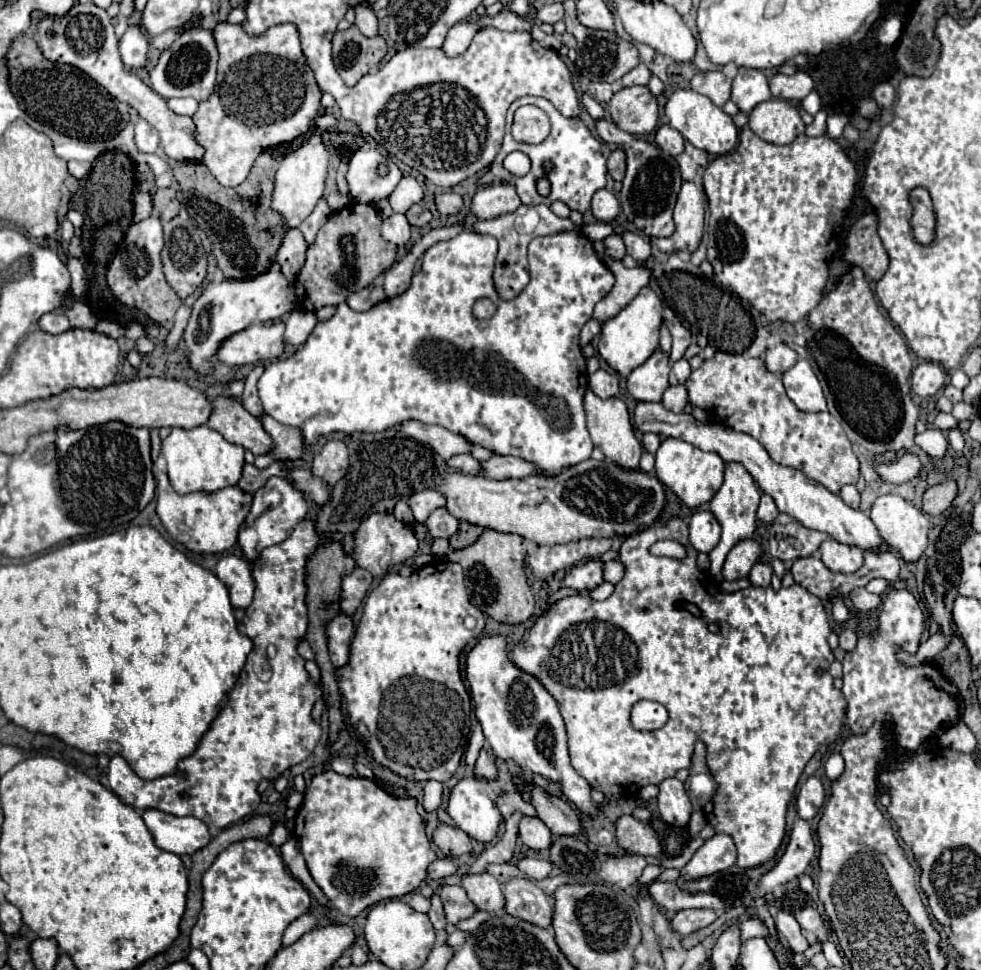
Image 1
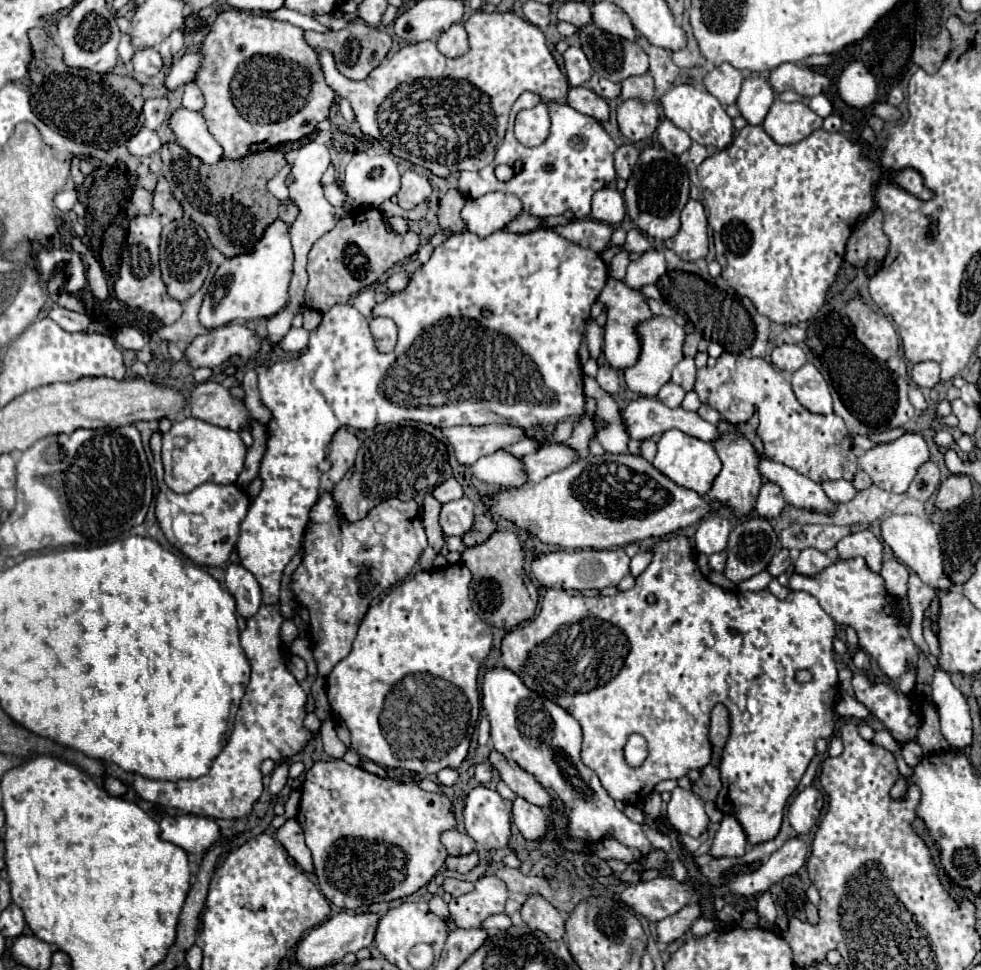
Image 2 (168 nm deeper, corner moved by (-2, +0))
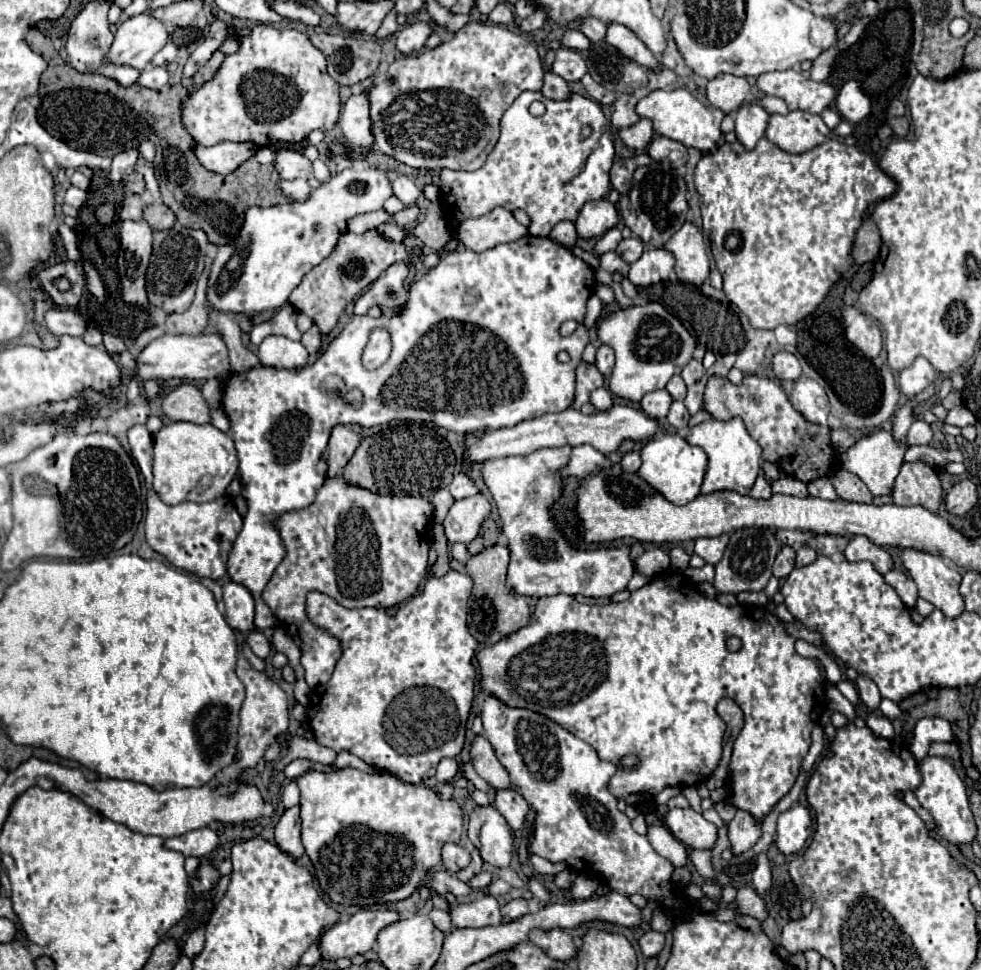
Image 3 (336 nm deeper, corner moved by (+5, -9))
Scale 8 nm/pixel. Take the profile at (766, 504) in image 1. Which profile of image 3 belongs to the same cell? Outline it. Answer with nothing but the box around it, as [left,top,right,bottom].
[749,477,773,499]

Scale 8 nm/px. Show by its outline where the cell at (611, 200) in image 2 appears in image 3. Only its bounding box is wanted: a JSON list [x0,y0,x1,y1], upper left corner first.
[575,199,619,239]

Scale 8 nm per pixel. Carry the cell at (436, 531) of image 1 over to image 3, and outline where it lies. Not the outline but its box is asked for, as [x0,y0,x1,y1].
[443,493,489,543]

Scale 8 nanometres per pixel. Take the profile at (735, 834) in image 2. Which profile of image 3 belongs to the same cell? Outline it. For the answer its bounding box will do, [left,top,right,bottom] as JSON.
[727,811,761,855]

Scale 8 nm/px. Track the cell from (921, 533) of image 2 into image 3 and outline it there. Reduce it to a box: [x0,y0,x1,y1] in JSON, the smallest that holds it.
[901,549,965,619]

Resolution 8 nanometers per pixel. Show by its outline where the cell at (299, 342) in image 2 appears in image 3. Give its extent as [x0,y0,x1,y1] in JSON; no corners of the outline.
[257,335,309,369]

